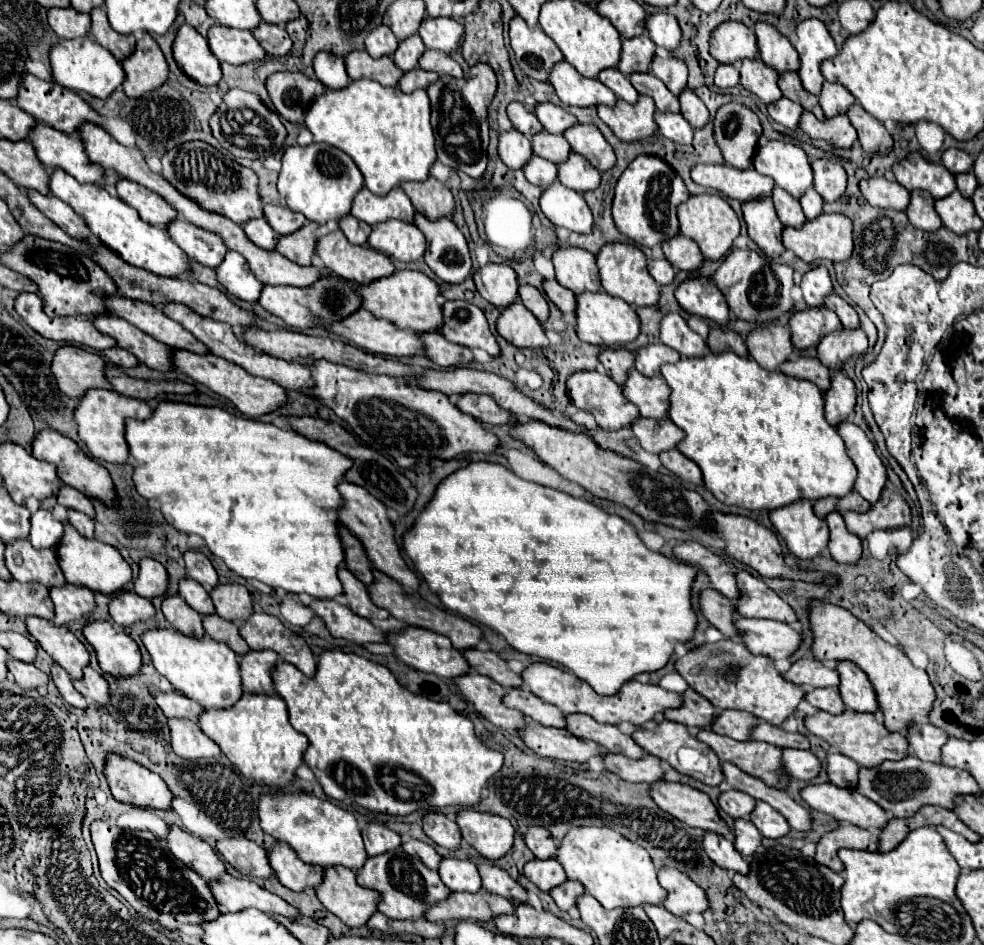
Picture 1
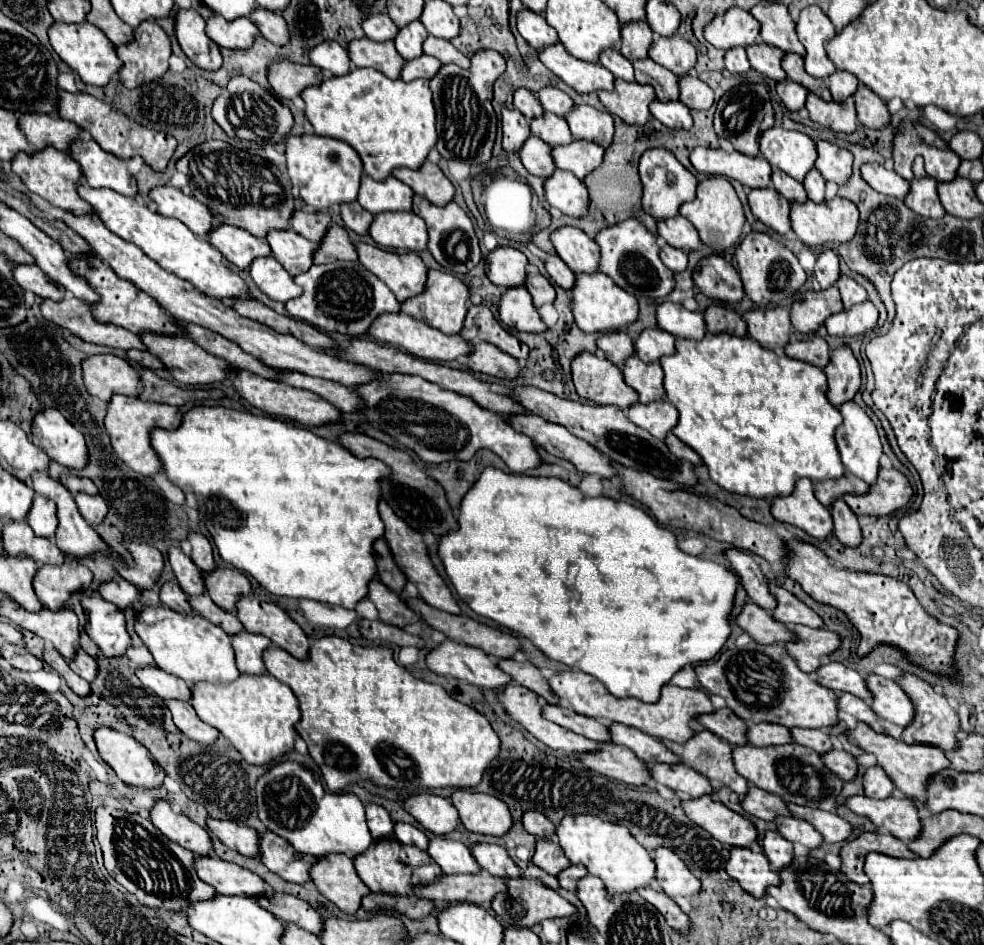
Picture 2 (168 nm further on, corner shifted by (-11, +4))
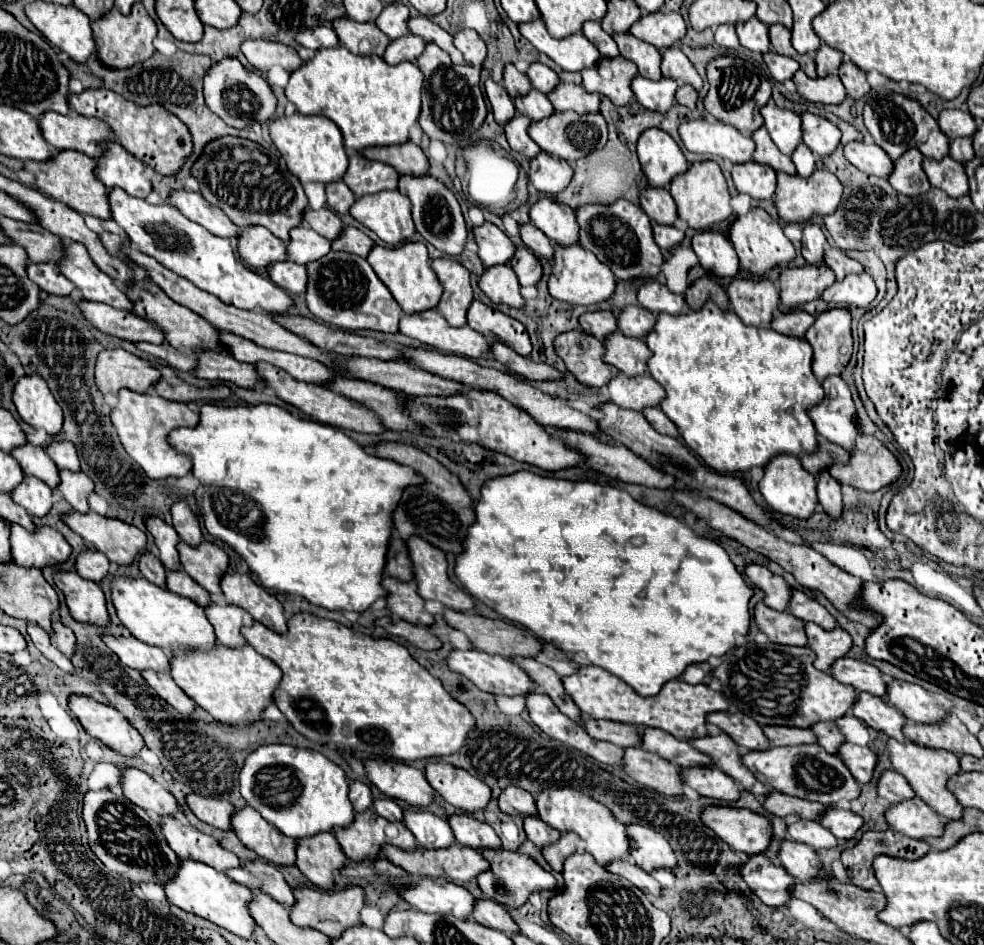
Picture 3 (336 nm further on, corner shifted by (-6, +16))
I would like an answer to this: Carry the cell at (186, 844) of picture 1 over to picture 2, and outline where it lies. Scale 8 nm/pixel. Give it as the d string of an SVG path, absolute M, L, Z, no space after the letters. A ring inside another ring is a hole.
M163 798L155 800L155 806L149 810L149 820L159 828L169 840L191 850L195 856L207 856L213 850L211 838L205 828L191 822L185 814L171 808Z

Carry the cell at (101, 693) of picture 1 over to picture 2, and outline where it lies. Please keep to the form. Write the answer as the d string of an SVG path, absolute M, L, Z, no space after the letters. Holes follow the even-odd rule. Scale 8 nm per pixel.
M77 648L75 658L69 662L69 666L71 666L73 672L77 672L77 674L79 674L81 678L85 678L87 682L93 682L93 680L95 680L97 664L95 664L95 660L93 660L87 652L83 652L81 648Z

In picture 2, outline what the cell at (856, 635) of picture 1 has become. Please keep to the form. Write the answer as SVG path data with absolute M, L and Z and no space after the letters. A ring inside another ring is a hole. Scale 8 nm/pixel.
M901 674L899 684L905 688L907 696L915 704L915 720L903 730L903 742L905 744L931 744L941 750L955 748L955 744L959 744L957 734L961 728L959 728L959 716L947 704L947 698L943 694L935 694L935 690L927 682L915 678L913 674Z

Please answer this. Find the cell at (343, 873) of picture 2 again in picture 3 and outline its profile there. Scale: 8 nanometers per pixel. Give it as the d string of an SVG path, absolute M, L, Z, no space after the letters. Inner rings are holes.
M322 832L310 840L298 840L296 866L318 888L334 886L334 872L342 870L346 856L332 832Z

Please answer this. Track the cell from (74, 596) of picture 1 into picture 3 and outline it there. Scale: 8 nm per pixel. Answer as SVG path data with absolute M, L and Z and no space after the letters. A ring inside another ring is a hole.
M12 524L10 544L14 564L22 568L56 566L66 562L72 554L72 546L64 540L64 536L46 526L32 534L18 524Z

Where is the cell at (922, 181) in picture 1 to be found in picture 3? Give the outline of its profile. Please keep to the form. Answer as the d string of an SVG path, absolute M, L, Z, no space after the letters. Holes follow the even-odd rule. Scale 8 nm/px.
M872 90L864 100L866 100L864 124L872 134L874 142L880 148L884 148L884 152L890 156L892 162L896 162L910 148L918 148L926 158L932 160L942 160L944 156L948 156L950 140L940 130L938 122L916 100L896 94L892 90L880 90L880 92Z

